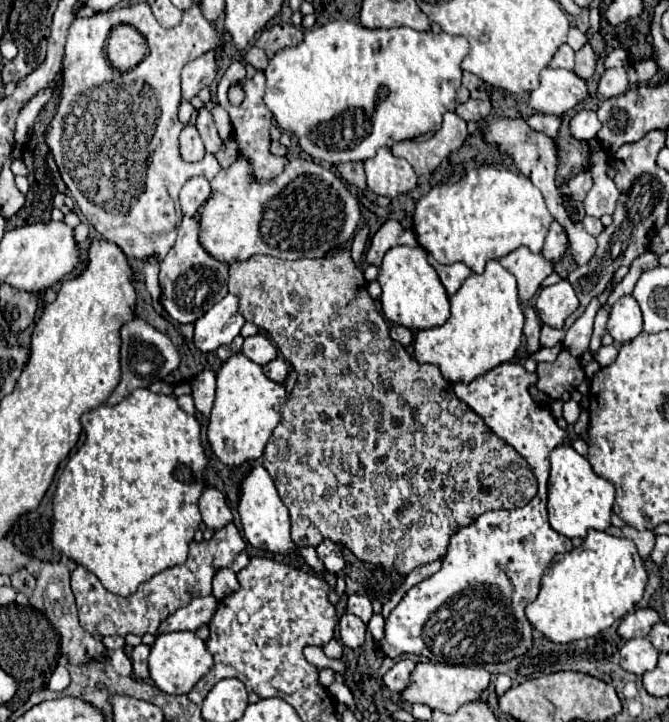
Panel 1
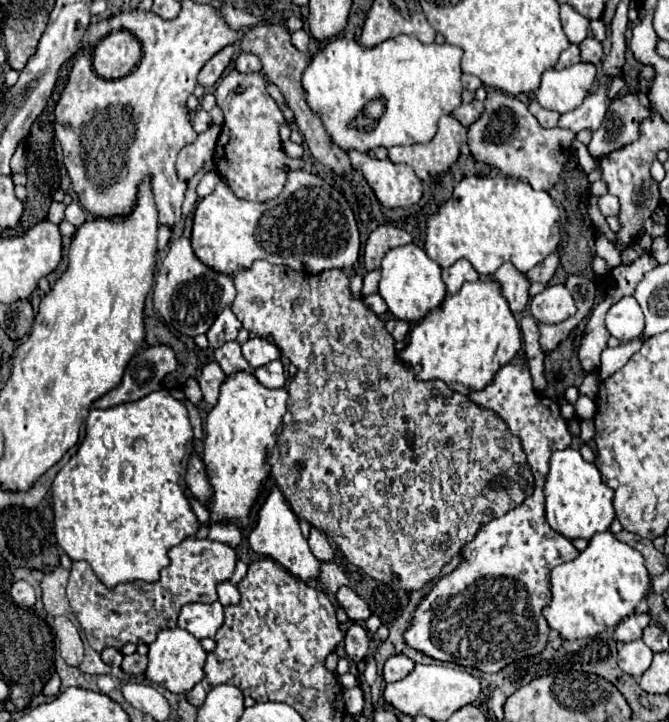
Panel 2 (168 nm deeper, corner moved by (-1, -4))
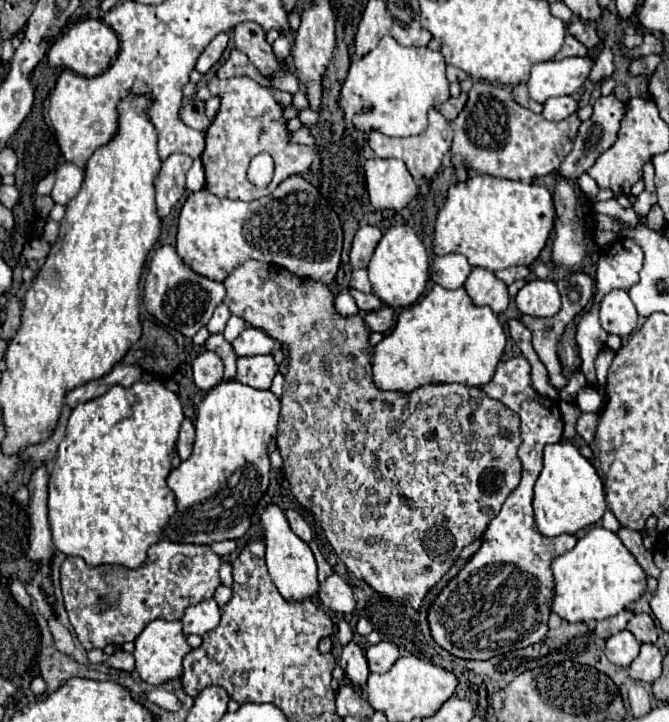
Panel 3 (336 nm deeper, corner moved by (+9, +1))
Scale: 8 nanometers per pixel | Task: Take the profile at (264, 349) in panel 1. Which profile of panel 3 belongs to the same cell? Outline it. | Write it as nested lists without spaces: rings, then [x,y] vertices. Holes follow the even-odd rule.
[[[248,326],[234,342],[234,352],[238,356],[262,356],[262,354],[272,354],[274,340],[260,328]]]

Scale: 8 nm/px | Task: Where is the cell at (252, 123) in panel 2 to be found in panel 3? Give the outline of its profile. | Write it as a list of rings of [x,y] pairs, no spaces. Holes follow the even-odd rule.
[[[248,76],[242,78],[210,78],[210,92],[212,96],[220,96],[222,104],[220,110],[206,130],[206,150],[202,154],[202,164],[206,172],[206,190],[212,192],[218,198],[230,198],[230,200],[256,200],[262,196],[272,194],[272,190],[286,180],[288,176],[302,174],[310,168],[316,152],[310,146],[300,146],[290,142],[290,130],[286,124],[286,118],[282,116],[284,108],[274,100],[272,92],[258,82],[254,82]],[[268,152],[274,158],[274,178],[266,188],[256,188],[246,178],[246,170],[250,160],[260,154]]]

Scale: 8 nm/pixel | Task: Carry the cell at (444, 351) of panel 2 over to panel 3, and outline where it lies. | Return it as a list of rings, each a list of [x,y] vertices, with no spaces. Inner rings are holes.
[[[438,284],[418,300],[416,304],[404,308],[398,314],[396,326],[390,334],[386,334],[376,346],[372,354],[372,378],[376,388],[394,390],[402,394],[410,394],[412,390],[424,384],[464,384],[464,386],[484,386],[492,380],[496,364],[502,358],[506,346],[506,334],[496,318],[496,314],[488,306],[474,306],[464,288],[446,290]]]

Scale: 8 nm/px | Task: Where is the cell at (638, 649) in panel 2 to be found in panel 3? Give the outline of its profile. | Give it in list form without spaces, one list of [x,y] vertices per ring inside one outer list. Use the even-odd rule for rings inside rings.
[[[622,630],[606,640],[606,658],[622,668],[628,668],[632,664],[632,660],[638,656],[638,650],[640,642],[628,630]]]

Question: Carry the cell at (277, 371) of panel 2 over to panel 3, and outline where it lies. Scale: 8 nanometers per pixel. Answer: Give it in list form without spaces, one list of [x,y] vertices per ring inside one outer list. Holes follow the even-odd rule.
[[[272,354],[238,358],[236,366],[238,366],[236,380],[246,386],[252,386],[256,390],[270,390],[272,378],[278,372],[278,366],[276,366]]]

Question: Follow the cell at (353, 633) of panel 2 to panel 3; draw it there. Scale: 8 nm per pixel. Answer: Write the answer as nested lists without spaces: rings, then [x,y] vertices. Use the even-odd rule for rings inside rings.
[[[350,642],[344,650],[342,650],[342,658],[340,662],[344,662],[344,674],[348,678],[348,682],[356,688],[364,688],[366,686],[366,678],[370,674],[368,670],[368,662],[366,662],[366,656],[362,654],[362,650]]]

